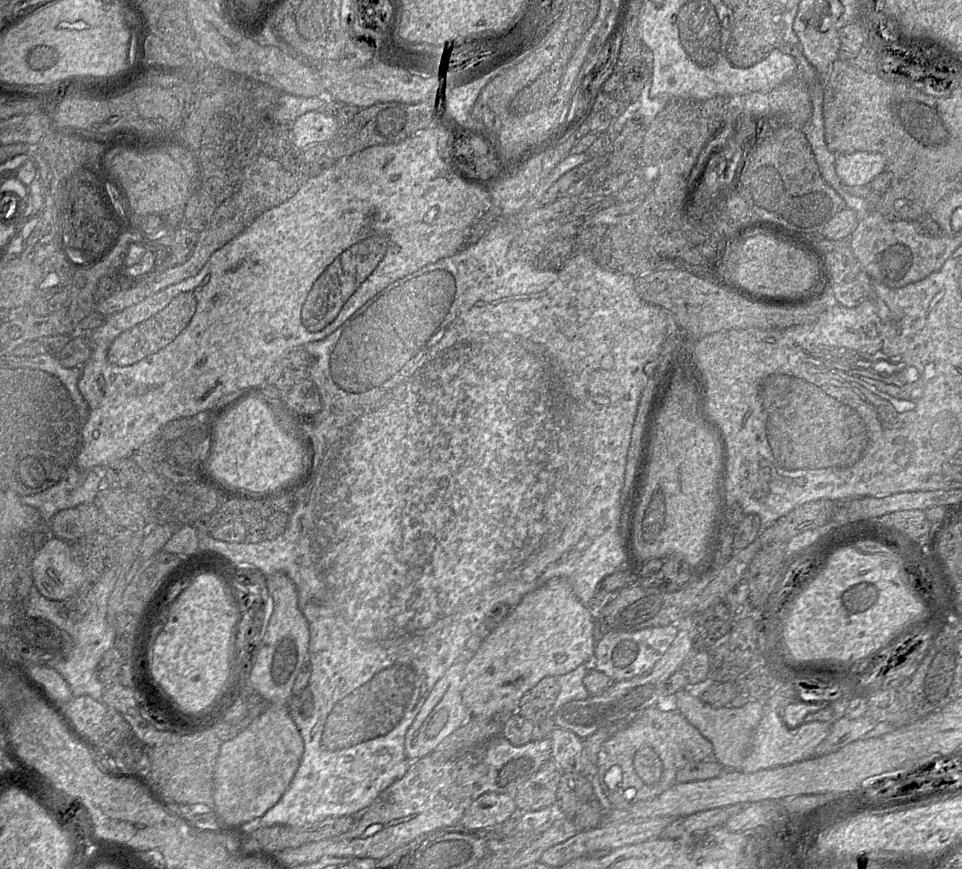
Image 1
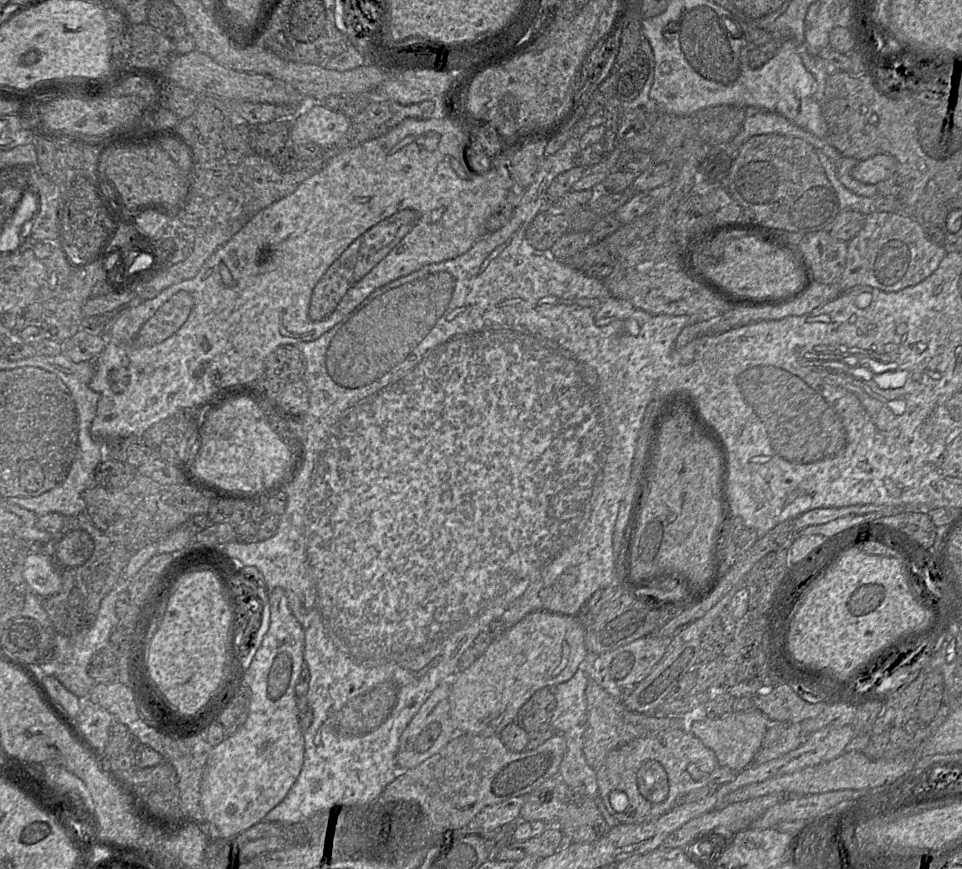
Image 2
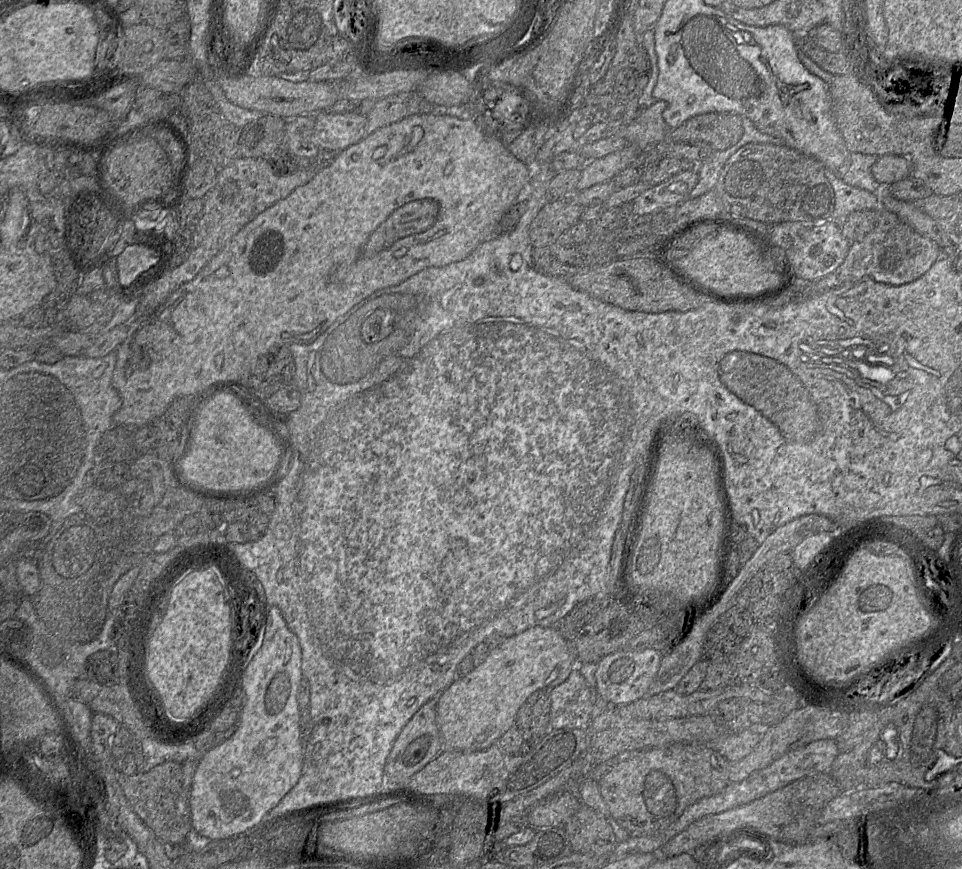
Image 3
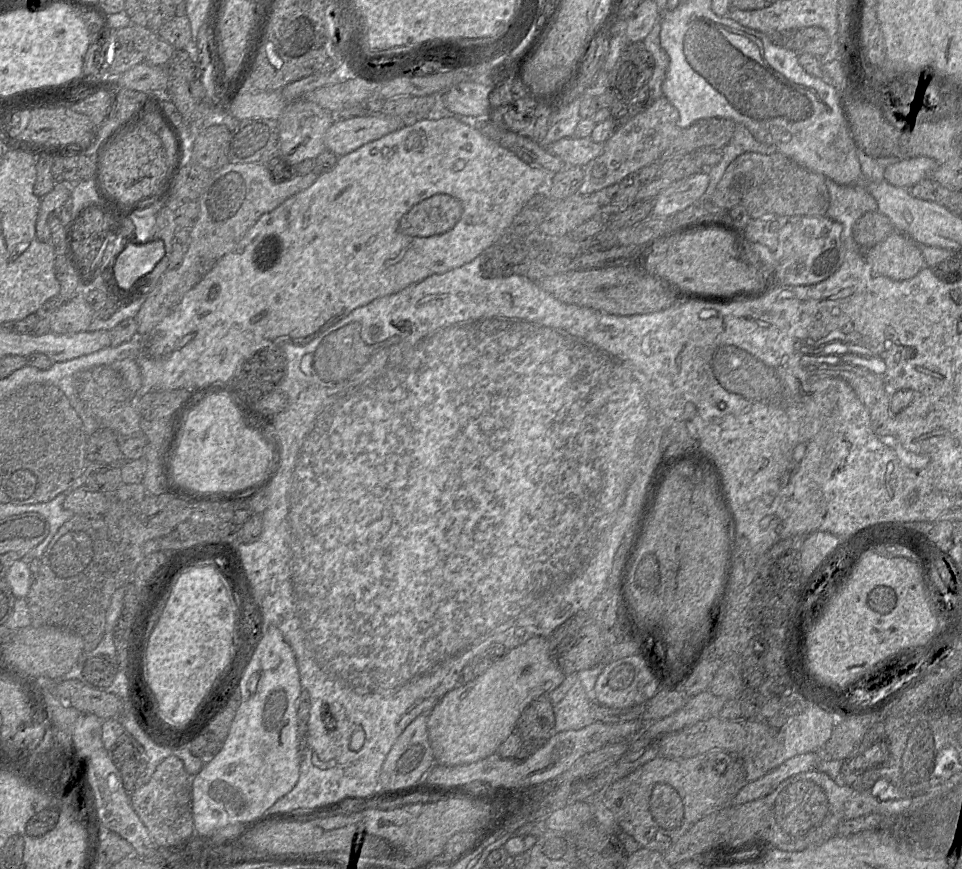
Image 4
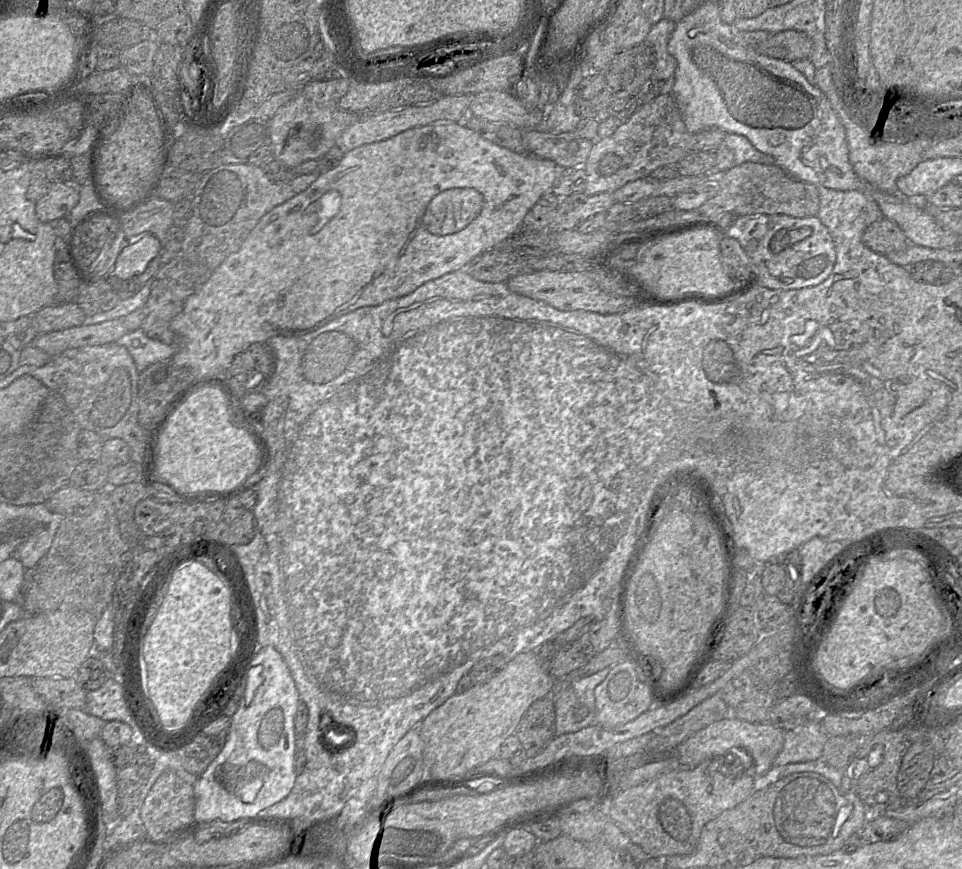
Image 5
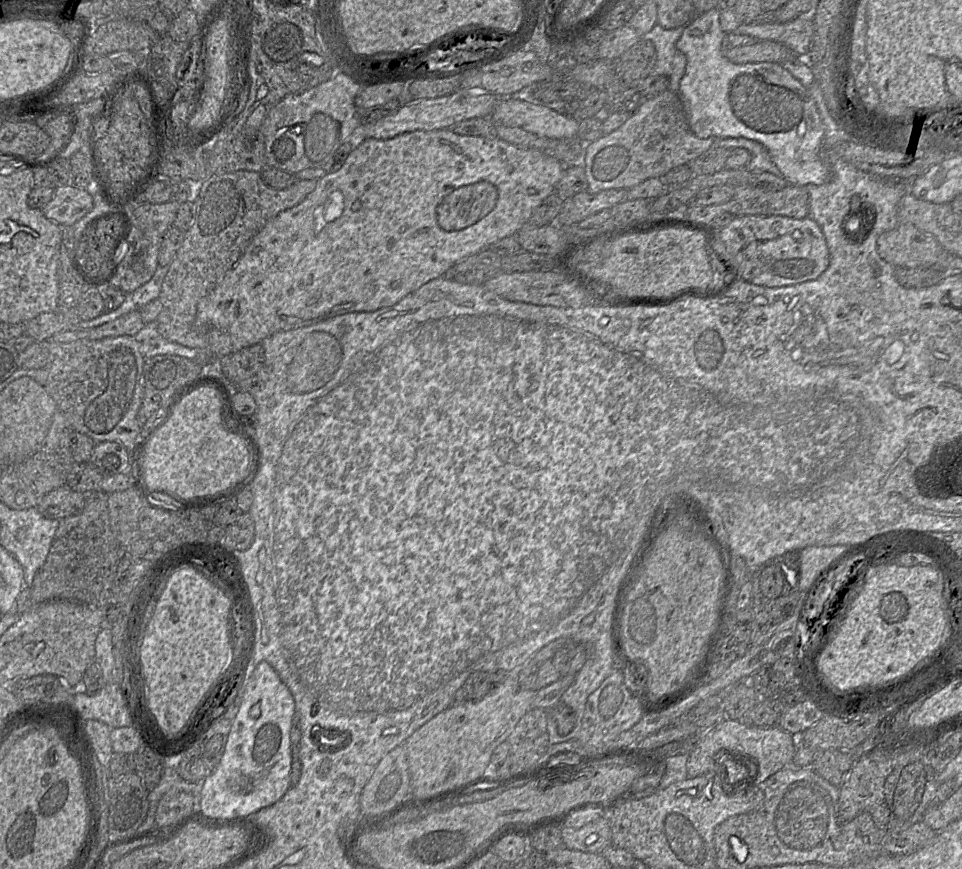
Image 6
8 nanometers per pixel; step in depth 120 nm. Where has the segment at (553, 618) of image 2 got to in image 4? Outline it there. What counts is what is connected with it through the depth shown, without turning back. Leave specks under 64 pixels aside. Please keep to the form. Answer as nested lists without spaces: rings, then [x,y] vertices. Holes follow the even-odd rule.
[[[533,637],[507,650],[501,658],[493,661],[483,674],[446,693],[430,711],[427,727],[435,764],[446,766],[470,764],[496,753],[500,744],[514,732],[515,724],[524,707],[533,699],[548,695],[564,678],[565,674],[550,654],[547,638]]]

